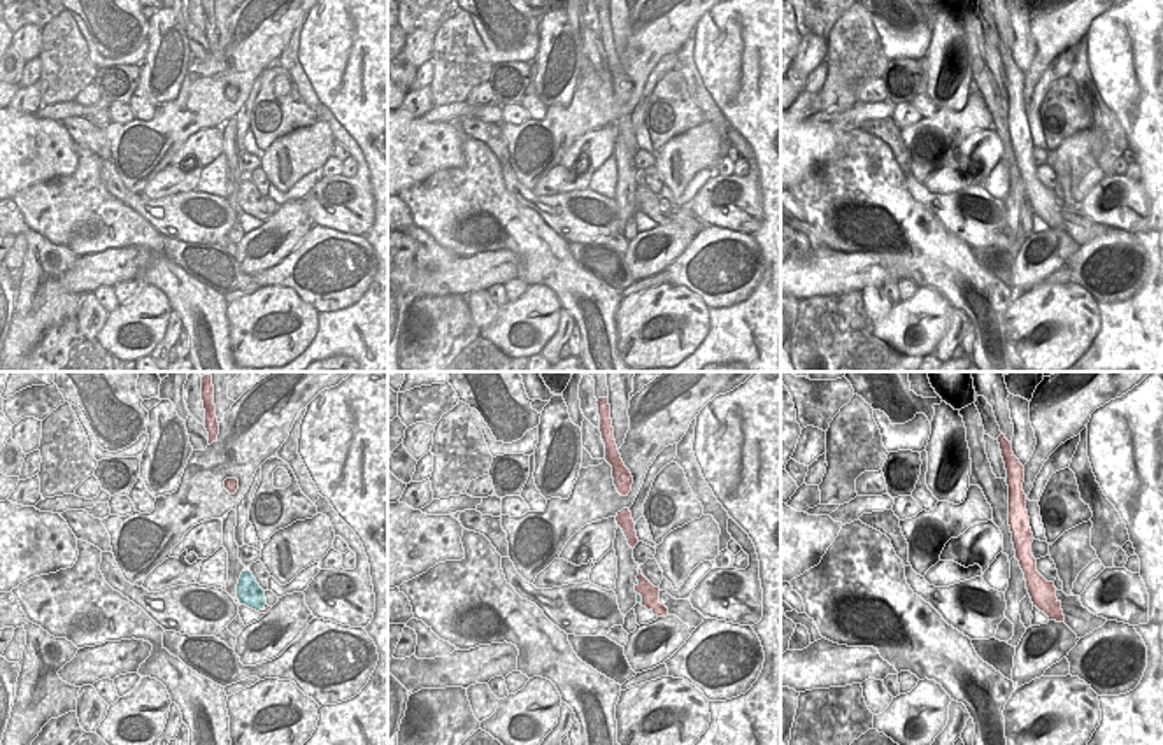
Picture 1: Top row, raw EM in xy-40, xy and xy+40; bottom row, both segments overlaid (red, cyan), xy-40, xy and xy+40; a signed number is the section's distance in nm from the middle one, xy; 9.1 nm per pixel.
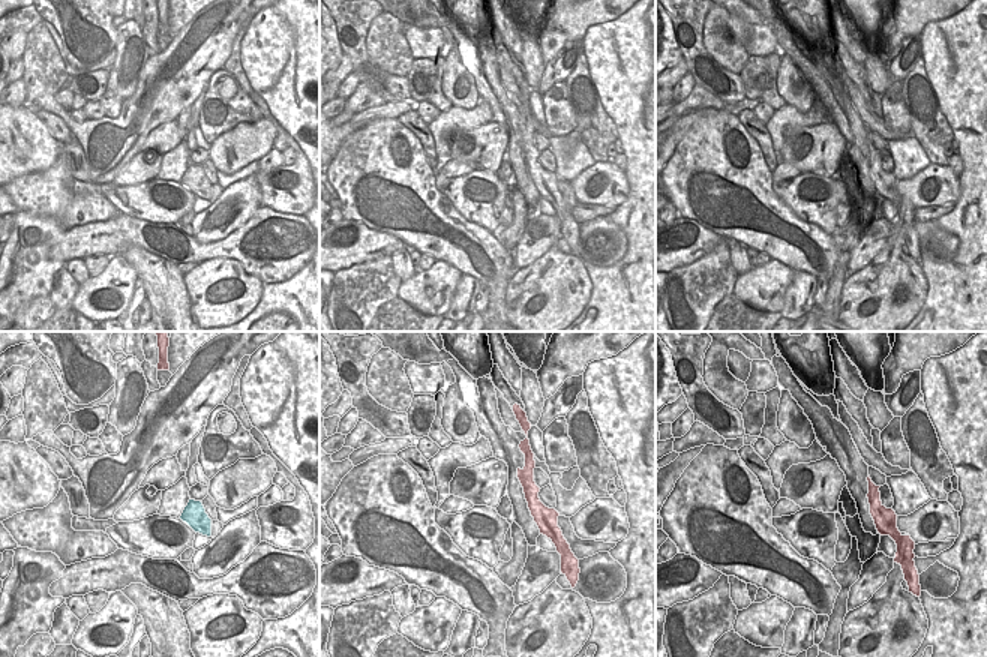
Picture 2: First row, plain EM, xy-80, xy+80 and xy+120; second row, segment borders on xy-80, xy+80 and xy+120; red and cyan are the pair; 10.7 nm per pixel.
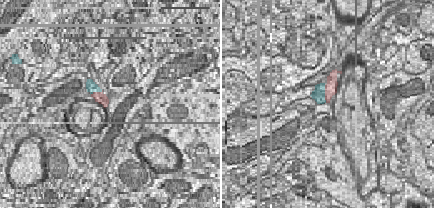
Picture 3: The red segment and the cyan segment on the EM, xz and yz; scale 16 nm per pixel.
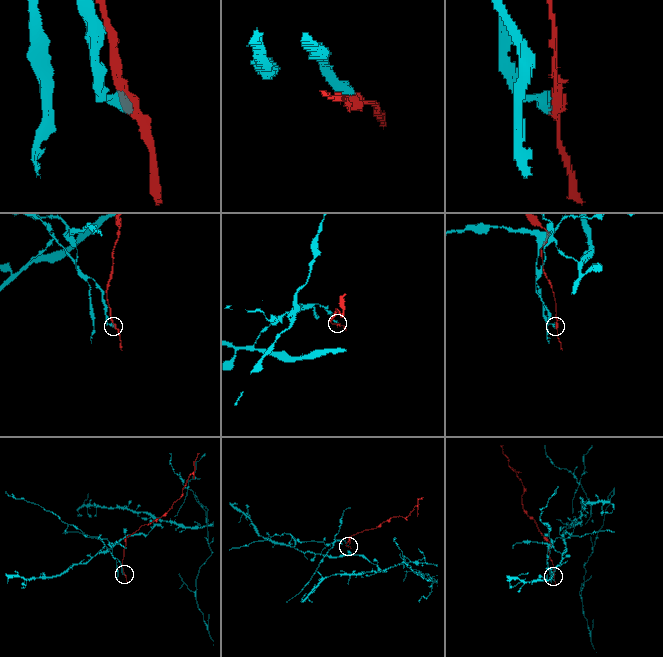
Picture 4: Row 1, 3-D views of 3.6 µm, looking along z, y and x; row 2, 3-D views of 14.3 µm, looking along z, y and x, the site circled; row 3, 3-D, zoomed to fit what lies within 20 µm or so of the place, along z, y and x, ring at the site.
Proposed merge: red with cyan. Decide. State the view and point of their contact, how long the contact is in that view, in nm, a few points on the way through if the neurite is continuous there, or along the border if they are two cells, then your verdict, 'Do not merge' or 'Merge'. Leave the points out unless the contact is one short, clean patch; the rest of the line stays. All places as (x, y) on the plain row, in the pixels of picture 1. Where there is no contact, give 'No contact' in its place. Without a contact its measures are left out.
Touches red at xy (642, 205). Shared border 120 nm. Boundary: xy (637, 200), (642, 211). Do not merge.

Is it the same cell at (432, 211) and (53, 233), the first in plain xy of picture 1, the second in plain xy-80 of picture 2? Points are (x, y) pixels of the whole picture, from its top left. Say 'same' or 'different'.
different

